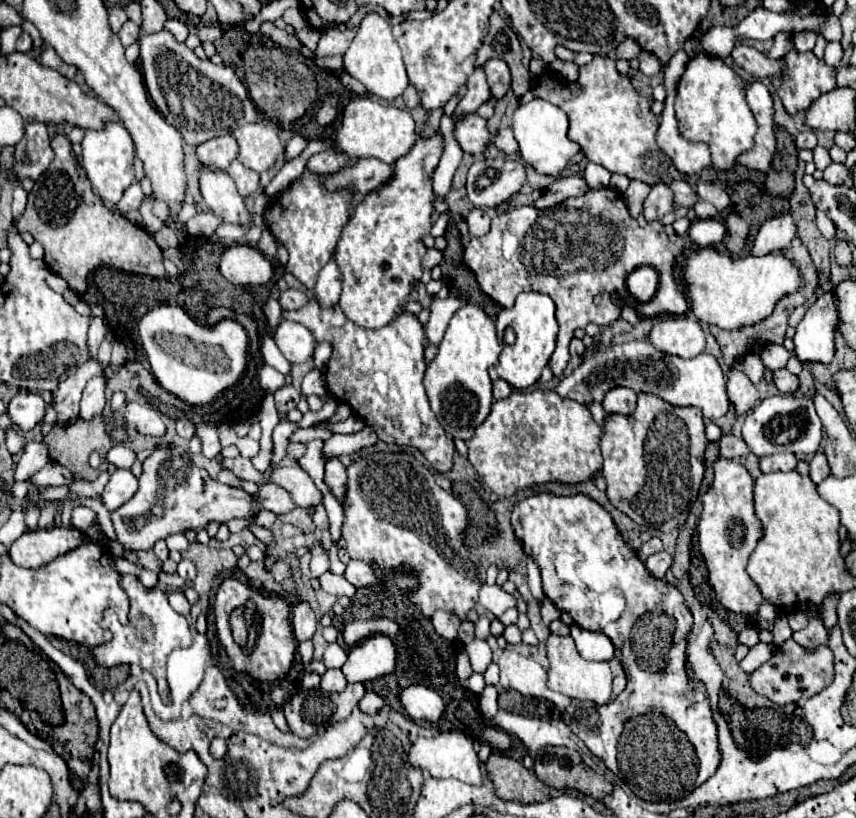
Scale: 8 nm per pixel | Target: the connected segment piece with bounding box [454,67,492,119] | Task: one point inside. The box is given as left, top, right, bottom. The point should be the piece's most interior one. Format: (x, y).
(478, 91)

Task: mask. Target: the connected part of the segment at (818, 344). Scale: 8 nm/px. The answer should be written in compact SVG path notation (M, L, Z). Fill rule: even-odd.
M820 283L820 287L826 295L808 307L794 335L796 357L802 363L830 363L836 351L834 337L838 315L832 303L832 283Z

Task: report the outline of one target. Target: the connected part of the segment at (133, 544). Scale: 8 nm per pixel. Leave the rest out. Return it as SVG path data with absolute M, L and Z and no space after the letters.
M176 445L156 449L150 457L146 457L142 461L142 475L138 483L136 495L112 513L118 543L130 551L152 549L154 541L166 539L172 533L182 533L184 529L206 527L208 521L226 523L234 517L248 517L258 509L282 515L296 507L289 493L274 483L264 483L260 487L260 499L254 501L242 489L232 489L210 479L204 469L192 465L190 453Z

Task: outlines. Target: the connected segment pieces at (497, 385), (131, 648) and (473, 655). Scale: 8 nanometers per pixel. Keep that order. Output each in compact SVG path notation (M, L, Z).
M498 379L498 381L494 381L492 385L494 385L494 387L492 387L492 391L494 391L494 399L506 399L506 397L510 397L512 387L510 387L506 381Z
M122 575L120 585L130 597L130 623L128 625L110 625L110 631L114 635L112 641L94 647L92 655L94 655L96 663L102 667L138 665L144 671L150 671L154 675L154 679L158 681L158 691L162 695L162 701L168 705L170 689L166 683L166 659L174 649L192 645L188 621L184 615L176 613L170 607L166 593L162 593L160 587L152 587L152 589L144 587L136 575Z
M474 639L472 643L466 645L466 653L470 655L470 663L476 673L484 673L486 667L492 663L492 651L486 641Z

